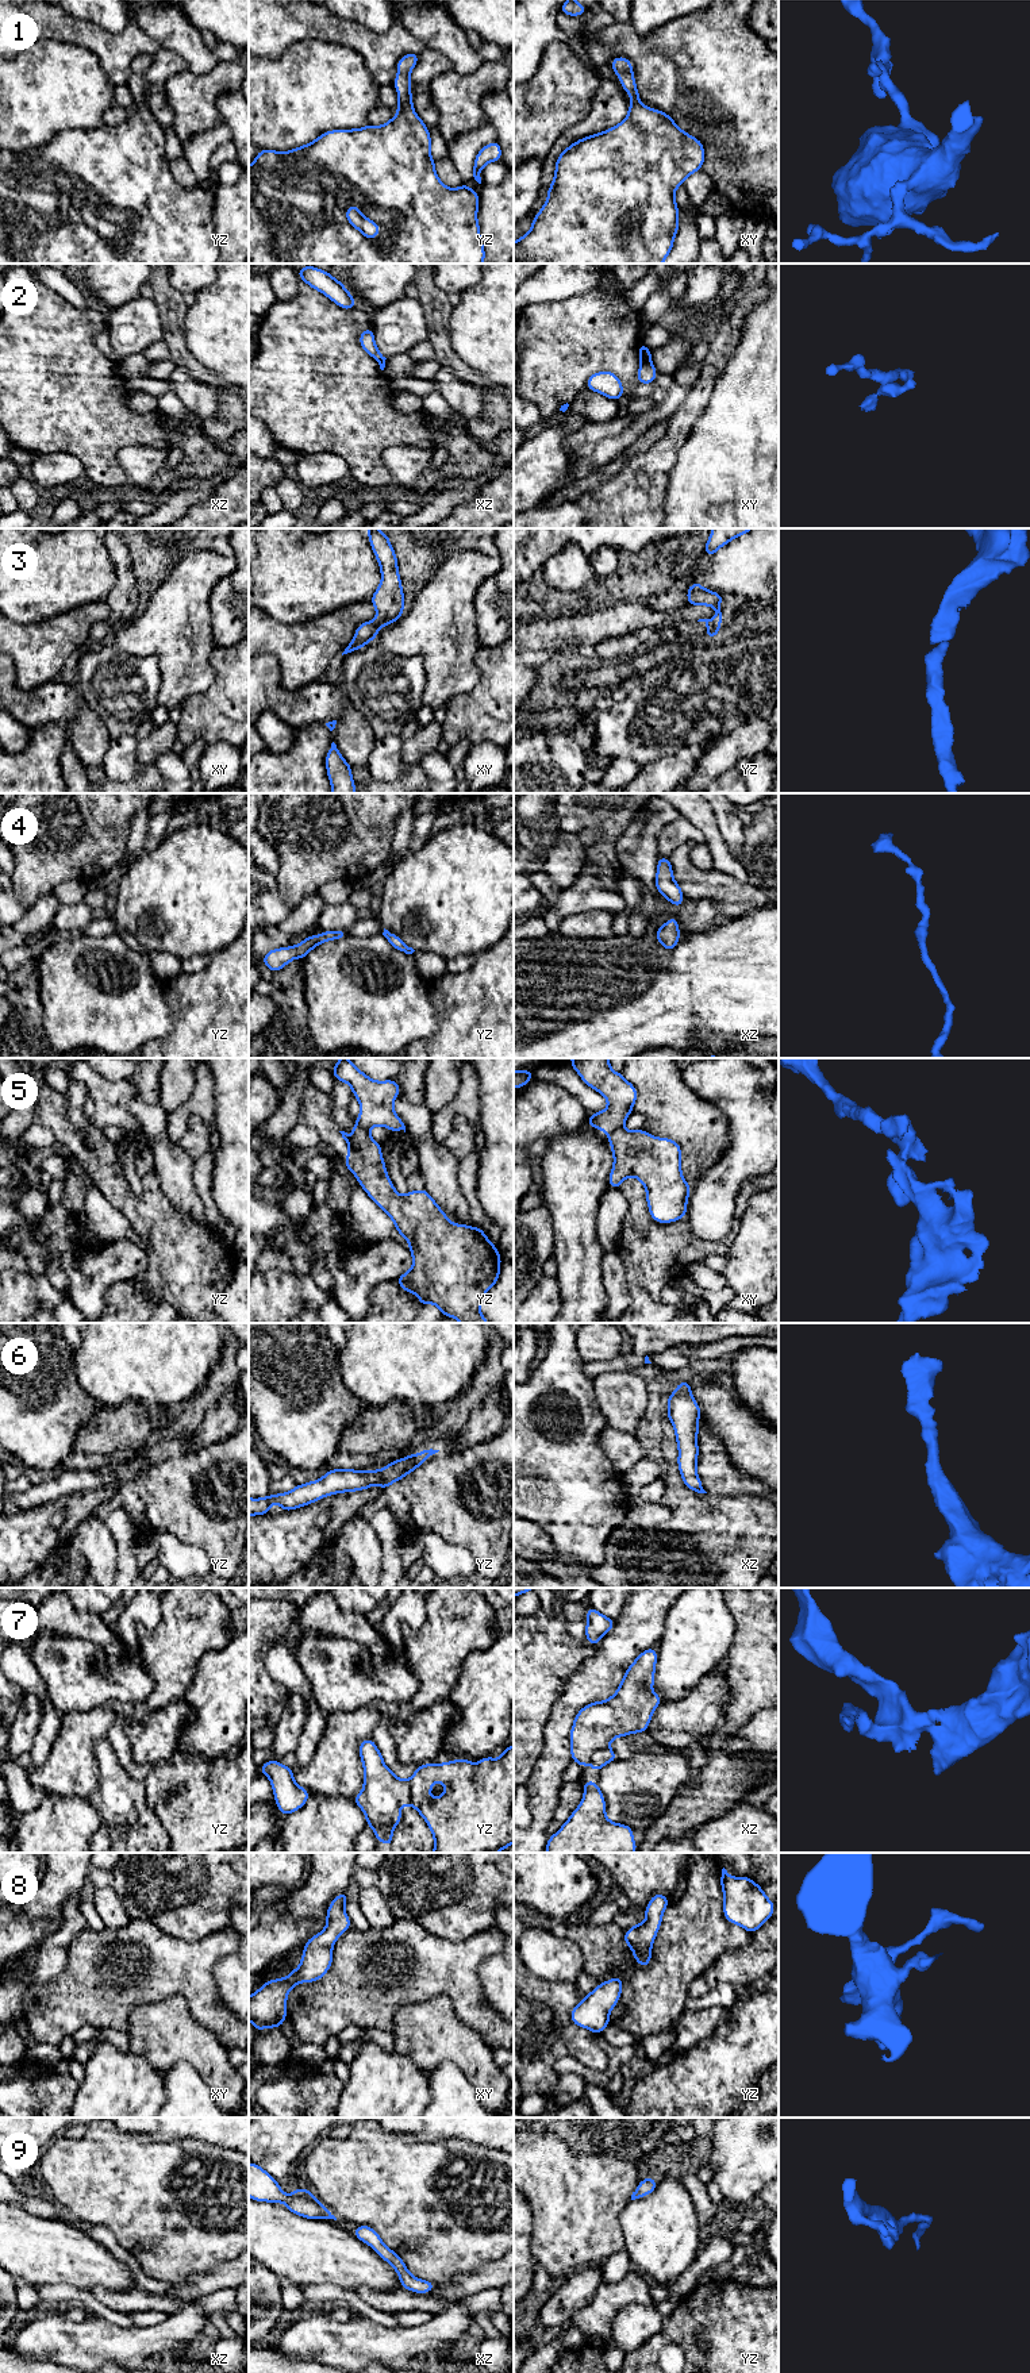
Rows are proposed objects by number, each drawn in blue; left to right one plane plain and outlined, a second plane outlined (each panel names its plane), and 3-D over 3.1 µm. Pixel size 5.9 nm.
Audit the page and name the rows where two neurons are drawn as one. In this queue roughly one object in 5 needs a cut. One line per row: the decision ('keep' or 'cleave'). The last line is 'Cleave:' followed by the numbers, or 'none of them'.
1: keep
2: keep
3: keep
4: keep
5: cleave
6: keep
7: cleave
8: keep
9: keep
Cleave: 5, 7

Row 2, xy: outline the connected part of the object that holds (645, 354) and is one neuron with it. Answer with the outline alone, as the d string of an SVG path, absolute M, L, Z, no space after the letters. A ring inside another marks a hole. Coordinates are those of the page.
M643 343L638 346L641 366L637 373L639 384L653 384L657 369L650 364L652 362L652 350L649 350Z

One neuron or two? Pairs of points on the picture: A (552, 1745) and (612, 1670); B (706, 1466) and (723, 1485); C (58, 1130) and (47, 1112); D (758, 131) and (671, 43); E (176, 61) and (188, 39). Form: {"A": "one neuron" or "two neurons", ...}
{"A": "one neuron", "B": "one neuron", "C": "one neuron", "D": "one neuron", "E": "two neurons"}

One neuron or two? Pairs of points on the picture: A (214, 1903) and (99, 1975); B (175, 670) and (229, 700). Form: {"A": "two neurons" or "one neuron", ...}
{"A": "two neurons", "B": "two neurons"}

